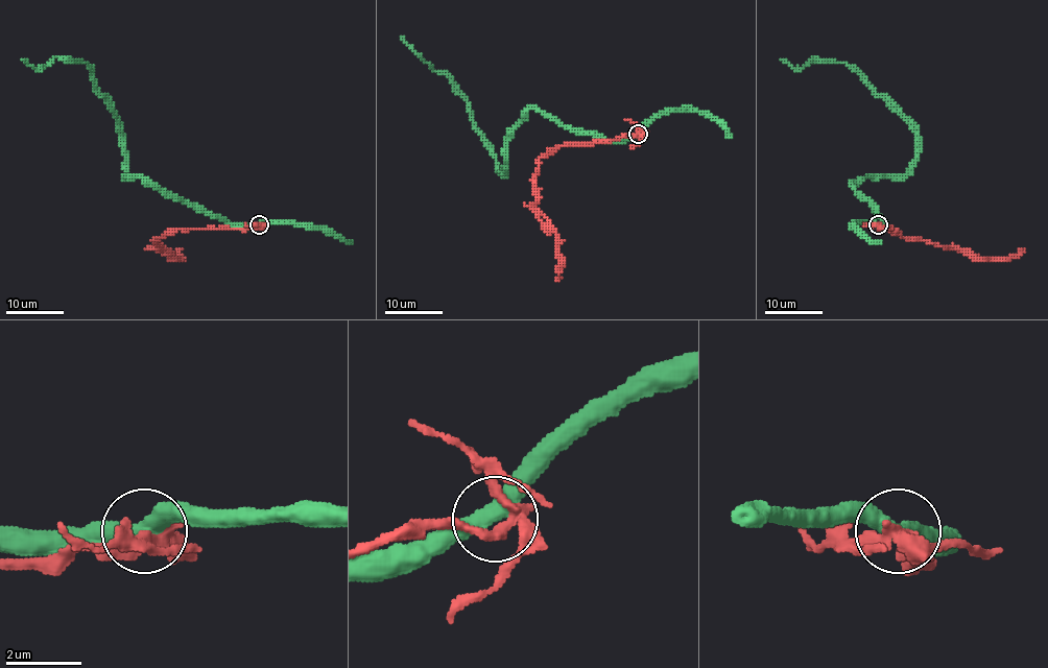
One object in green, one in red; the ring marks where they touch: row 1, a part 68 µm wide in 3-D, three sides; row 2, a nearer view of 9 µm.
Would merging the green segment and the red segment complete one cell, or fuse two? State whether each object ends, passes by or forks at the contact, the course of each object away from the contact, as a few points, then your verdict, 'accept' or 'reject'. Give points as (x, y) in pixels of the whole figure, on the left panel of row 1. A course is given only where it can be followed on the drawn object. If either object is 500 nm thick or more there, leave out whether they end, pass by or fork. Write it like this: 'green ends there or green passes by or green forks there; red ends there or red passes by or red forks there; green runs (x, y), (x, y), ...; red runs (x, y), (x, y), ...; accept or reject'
green passes by; red forks there; green runs (259, 223), (227, 223), (143, 177), (125, 175), (122, 130), (87, 63), (55, 57), (33, 69), (22, 58); red runs (259, 223), (244, 229), (177, 230), (155, 240), (157, 246), (164, 246), (179, 260), (175, 252); reject

